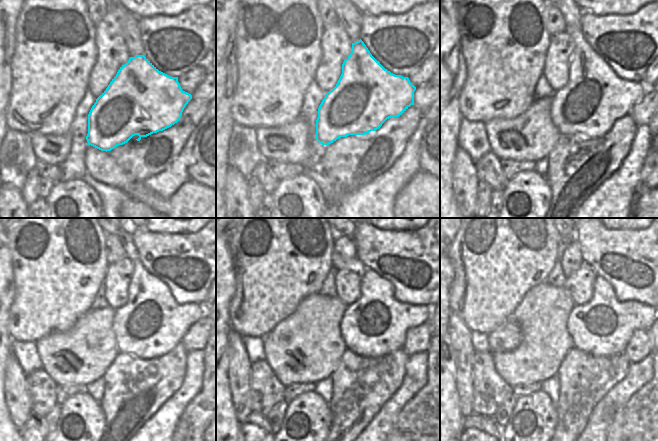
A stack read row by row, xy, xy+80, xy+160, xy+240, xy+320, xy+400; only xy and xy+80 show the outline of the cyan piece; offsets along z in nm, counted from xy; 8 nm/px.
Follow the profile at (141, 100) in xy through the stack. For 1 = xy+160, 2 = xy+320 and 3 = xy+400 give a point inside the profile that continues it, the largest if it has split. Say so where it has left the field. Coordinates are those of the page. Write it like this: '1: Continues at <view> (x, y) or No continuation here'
1: Continues at xy+160 (594, 97)
2: Continues at xy+320 (375, 325)
3: Continues at xy+400 (602, 327).

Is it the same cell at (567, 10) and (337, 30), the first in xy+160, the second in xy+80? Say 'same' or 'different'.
different

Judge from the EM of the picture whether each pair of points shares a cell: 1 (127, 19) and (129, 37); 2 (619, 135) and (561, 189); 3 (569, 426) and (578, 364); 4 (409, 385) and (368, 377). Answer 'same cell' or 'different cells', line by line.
1: same cell
2: same cell
3: same cell
4: different cells

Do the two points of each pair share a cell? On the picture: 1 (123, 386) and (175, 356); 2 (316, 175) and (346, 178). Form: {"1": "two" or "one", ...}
{"1": "one", "2": "two"}

